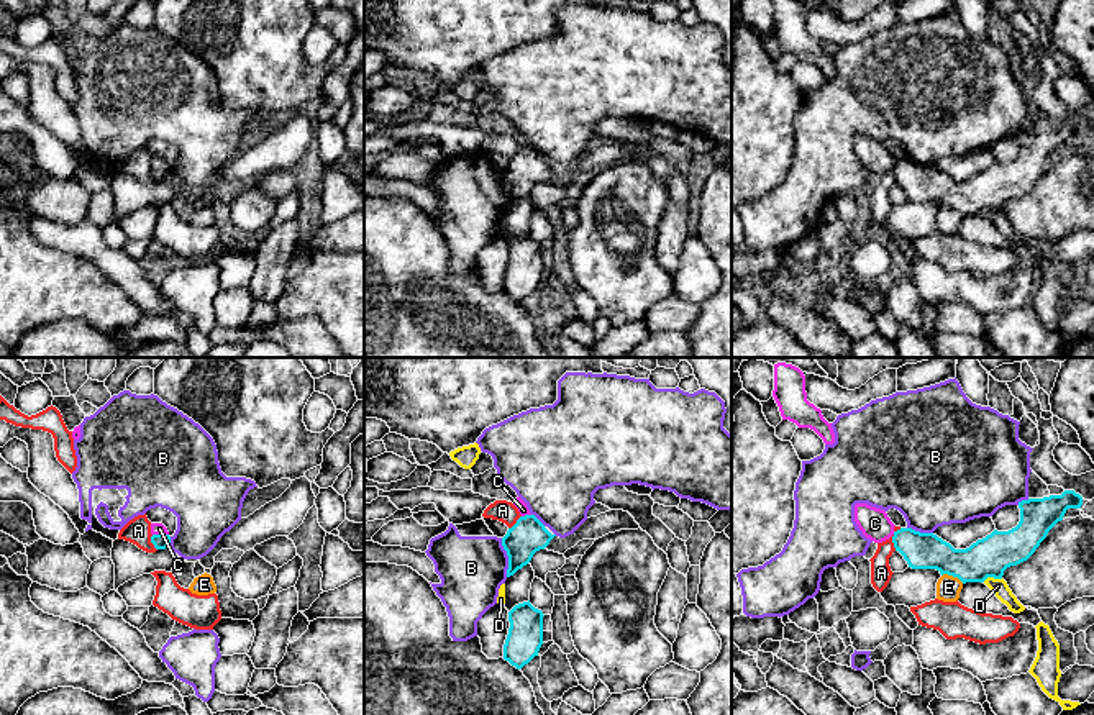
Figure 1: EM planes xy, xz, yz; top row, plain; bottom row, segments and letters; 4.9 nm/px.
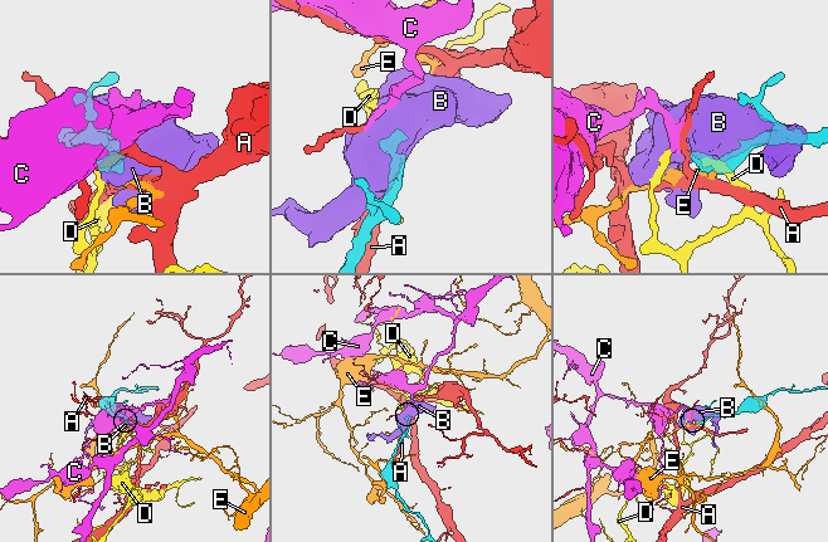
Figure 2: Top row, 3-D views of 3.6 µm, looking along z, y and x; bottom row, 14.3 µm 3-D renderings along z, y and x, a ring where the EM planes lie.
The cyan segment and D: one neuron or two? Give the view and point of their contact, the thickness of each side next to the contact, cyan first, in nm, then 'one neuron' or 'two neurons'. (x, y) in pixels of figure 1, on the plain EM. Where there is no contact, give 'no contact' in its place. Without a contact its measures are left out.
meets cyan in yz at (991, 209); 190 nm thick on the cyan side, 80 nm on the other; two neurons

